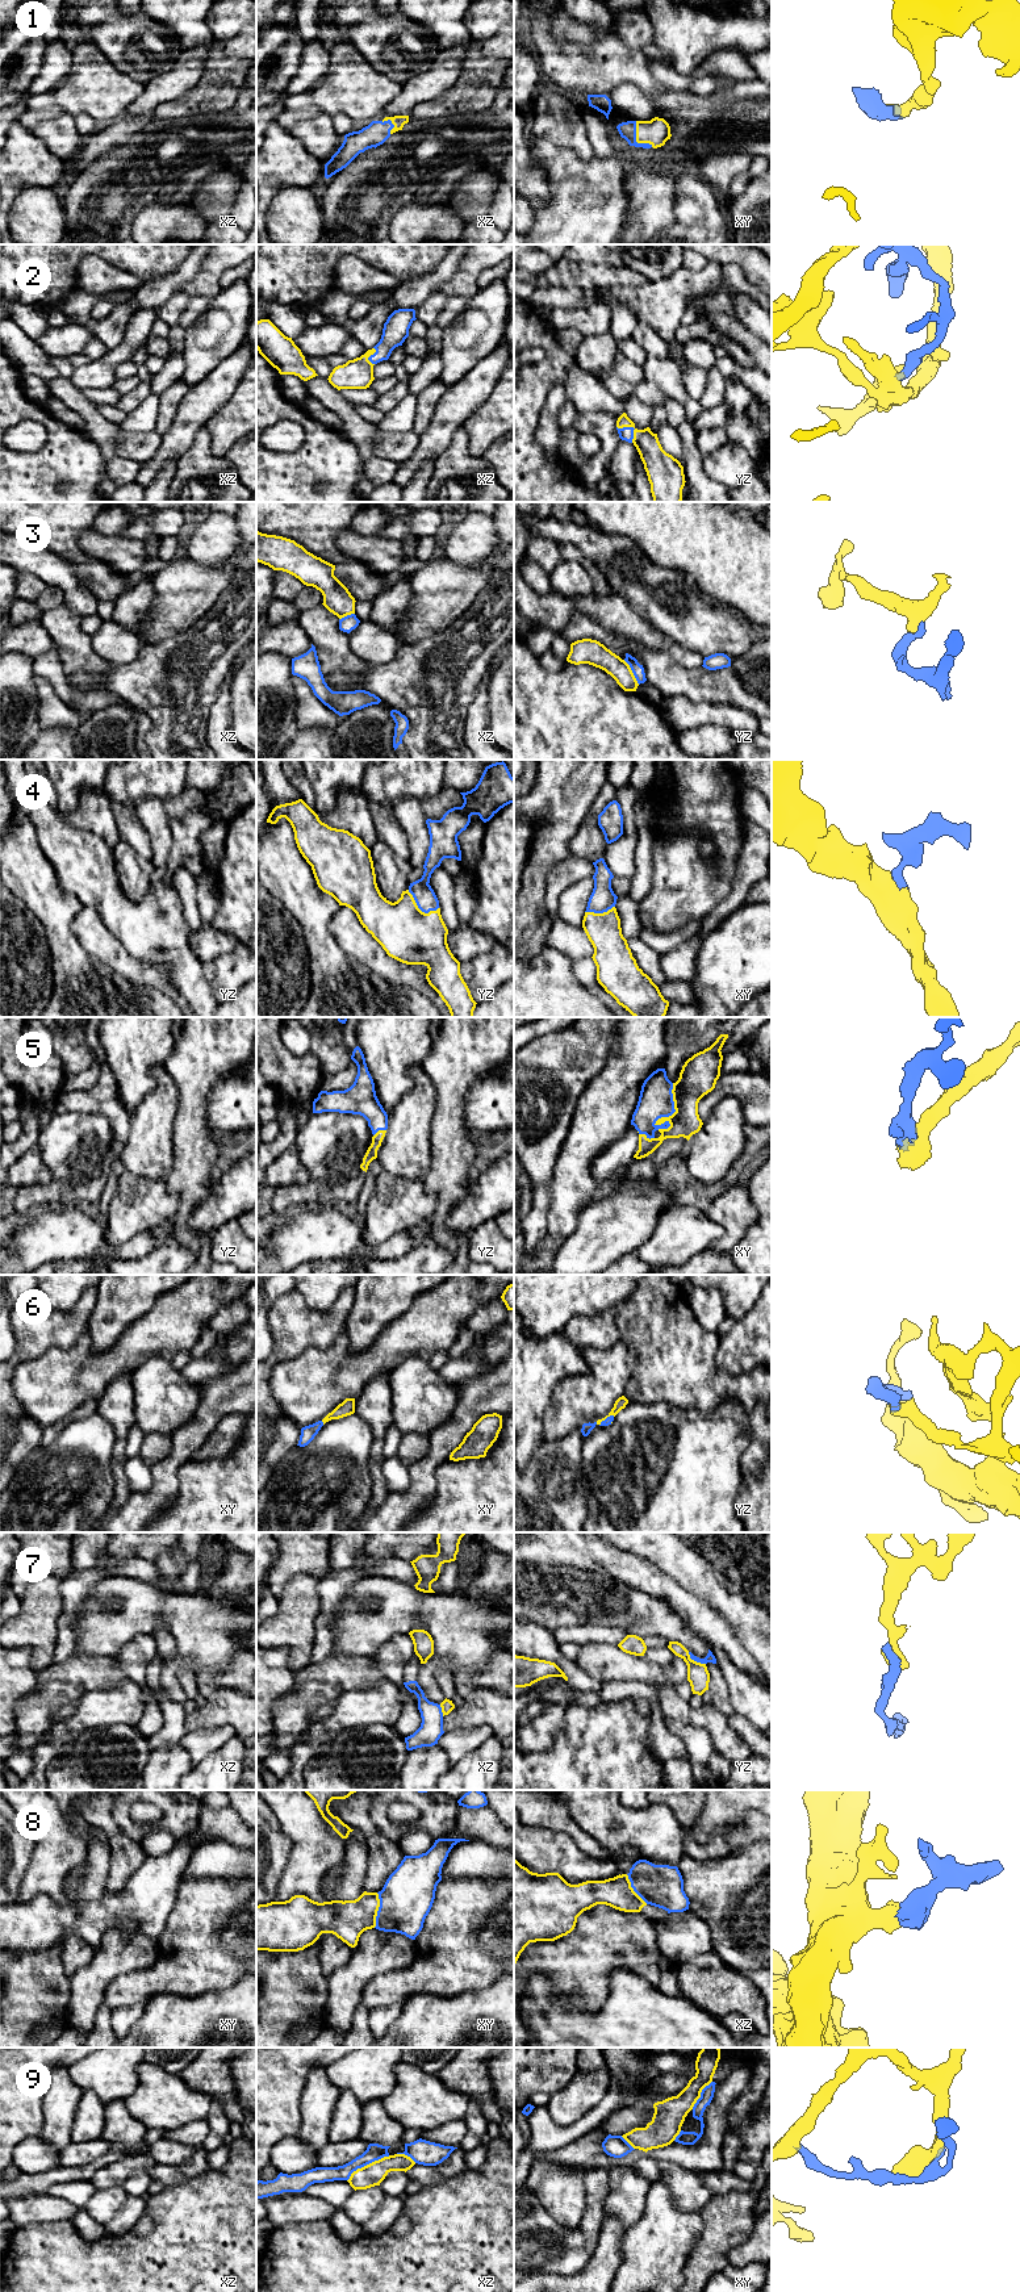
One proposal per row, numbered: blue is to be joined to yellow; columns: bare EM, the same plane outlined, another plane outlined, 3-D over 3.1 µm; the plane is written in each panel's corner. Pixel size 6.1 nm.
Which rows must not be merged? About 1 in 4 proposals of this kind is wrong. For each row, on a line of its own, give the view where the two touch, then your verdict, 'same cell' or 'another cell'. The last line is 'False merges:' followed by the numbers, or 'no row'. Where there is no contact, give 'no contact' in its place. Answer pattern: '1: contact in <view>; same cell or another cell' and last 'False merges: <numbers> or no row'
1: contact in xy; same cell
2: contact in yz; same cell
3: contact in yz; another cell
4: contact in yz; same cell
5: contact in xy; same cell
6: contact in yz; same cell
7: contact in yz; another cell
8: contact in xy; same cell
9: contact in xz; same cell
False merges: 3, 7

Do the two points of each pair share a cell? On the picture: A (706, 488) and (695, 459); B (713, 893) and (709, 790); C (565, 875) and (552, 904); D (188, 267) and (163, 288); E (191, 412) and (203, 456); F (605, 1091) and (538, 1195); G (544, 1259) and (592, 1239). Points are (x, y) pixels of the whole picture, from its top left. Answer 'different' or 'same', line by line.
A: same
B: same
C: same
D: same
E: different
F: different
G: different

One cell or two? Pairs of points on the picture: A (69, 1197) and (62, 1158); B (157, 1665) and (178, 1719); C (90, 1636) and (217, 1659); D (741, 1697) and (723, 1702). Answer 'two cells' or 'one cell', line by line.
A: two cells
B: one cell
C: one cell
D: two cells

